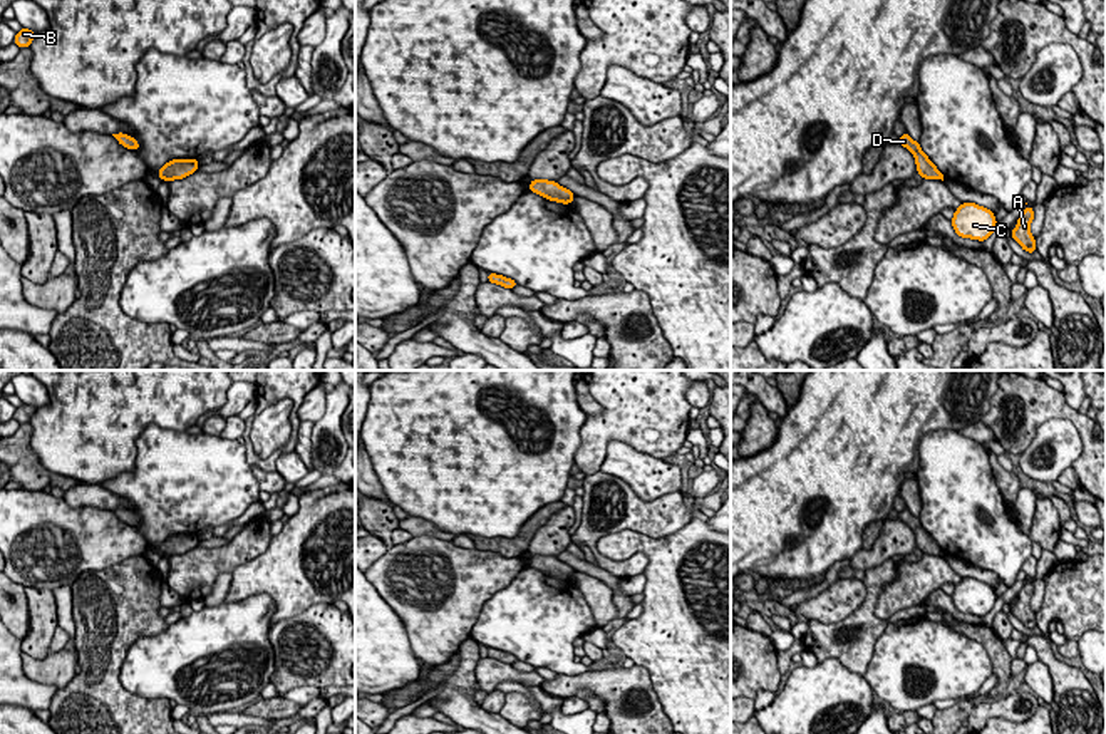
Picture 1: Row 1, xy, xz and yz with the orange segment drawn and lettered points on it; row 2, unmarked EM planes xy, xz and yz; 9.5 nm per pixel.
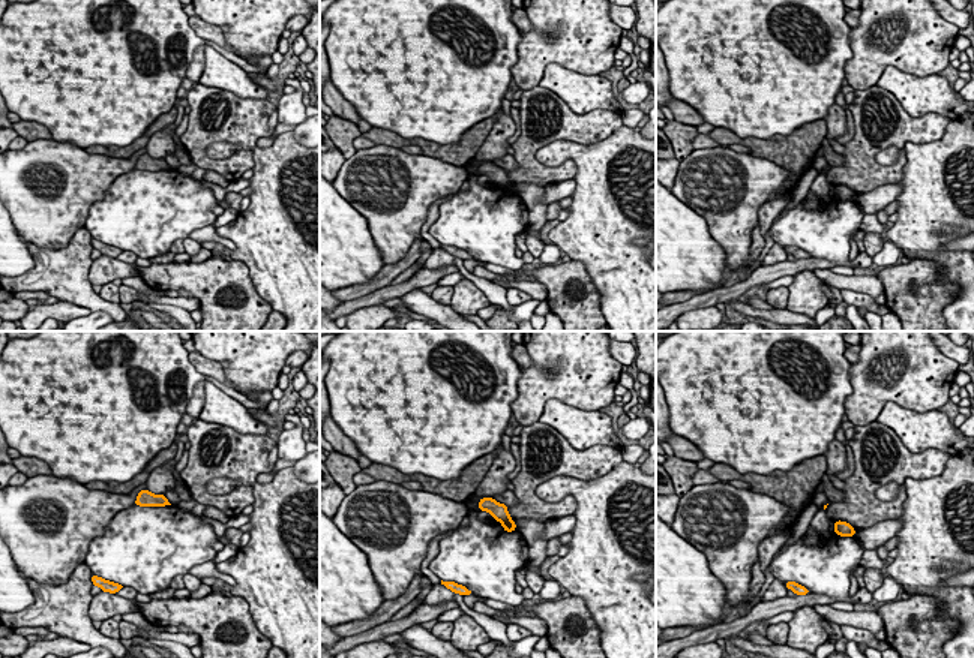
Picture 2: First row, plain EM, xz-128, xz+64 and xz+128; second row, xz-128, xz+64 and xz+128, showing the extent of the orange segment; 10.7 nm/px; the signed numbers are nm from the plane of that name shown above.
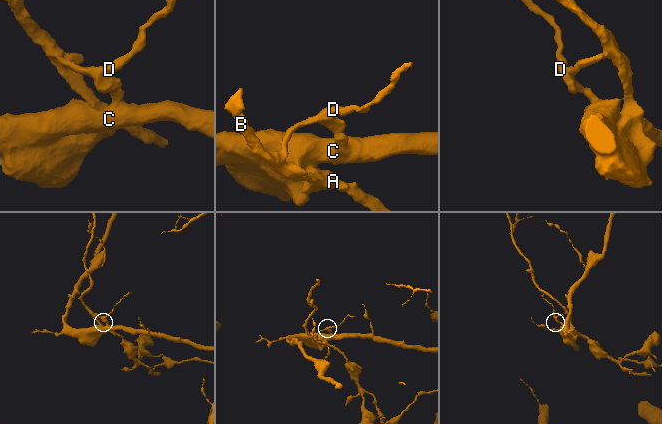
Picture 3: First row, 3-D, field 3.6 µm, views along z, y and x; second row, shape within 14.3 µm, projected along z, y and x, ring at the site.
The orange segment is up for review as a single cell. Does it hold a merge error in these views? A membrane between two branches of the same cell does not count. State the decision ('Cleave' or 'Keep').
Cleave

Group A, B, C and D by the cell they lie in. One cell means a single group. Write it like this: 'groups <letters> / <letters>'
groups A B D / C

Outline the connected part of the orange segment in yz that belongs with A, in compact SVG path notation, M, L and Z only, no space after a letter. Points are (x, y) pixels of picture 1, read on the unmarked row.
M1029 580L1021 588L1017 595L1017 602L1010 605L1010 612L1022 622L1024 627L1034 628L1036 623L1036 613L1031 608L1031 598L1034 595L1034 583Z

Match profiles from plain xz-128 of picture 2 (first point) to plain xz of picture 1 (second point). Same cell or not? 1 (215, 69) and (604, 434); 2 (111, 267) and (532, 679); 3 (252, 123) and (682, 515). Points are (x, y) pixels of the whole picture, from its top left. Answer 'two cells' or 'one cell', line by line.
1: two cells
2: one cell
3: one cell

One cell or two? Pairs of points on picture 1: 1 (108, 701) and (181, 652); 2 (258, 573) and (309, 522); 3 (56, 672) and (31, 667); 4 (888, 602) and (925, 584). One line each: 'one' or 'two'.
1: two
2: one
3: one
4: one

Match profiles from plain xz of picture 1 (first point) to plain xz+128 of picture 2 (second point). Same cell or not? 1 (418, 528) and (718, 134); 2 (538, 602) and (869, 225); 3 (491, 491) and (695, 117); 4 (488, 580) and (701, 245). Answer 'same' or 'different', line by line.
1: same
2: different
3: different
4: different

